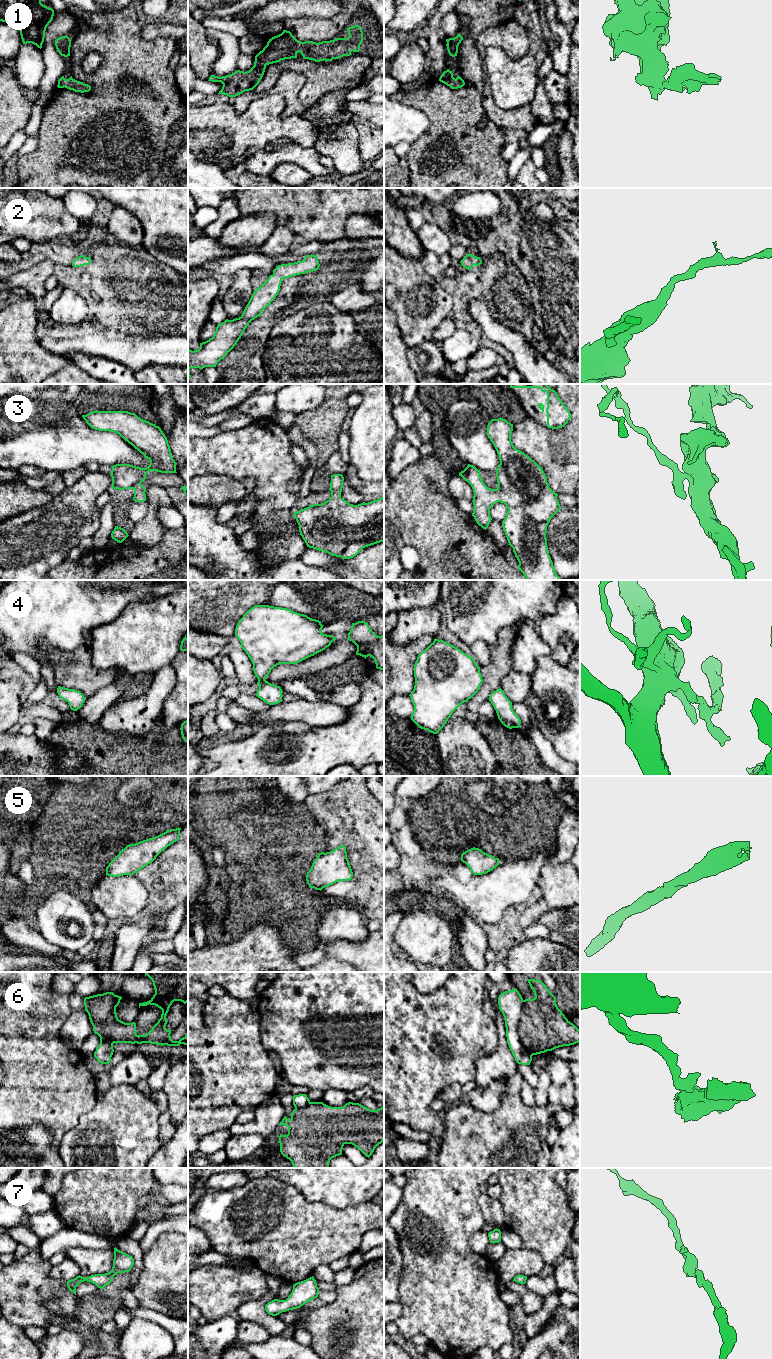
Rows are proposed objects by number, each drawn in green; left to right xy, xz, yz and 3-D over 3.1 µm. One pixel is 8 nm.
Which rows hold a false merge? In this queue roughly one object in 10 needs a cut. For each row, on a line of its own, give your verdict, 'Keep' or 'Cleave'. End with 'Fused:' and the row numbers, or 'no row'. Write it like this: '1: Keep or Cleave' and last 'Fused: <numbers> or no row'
1: Keep
2: Keep
3: Keep
4: Keep
5: Keep
6: Cleave
7: Keep
Fused: 6

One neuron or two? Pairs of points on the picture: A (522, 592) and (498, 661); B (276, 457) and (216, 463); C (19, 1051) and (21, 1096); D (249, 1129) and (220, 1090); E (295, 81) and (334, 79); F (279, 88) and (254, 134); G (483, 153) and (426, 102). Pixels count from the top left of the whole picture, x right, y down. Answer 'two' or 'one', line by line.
A: two
B: one
C: one
D: two
E: two
F: two
G: one

